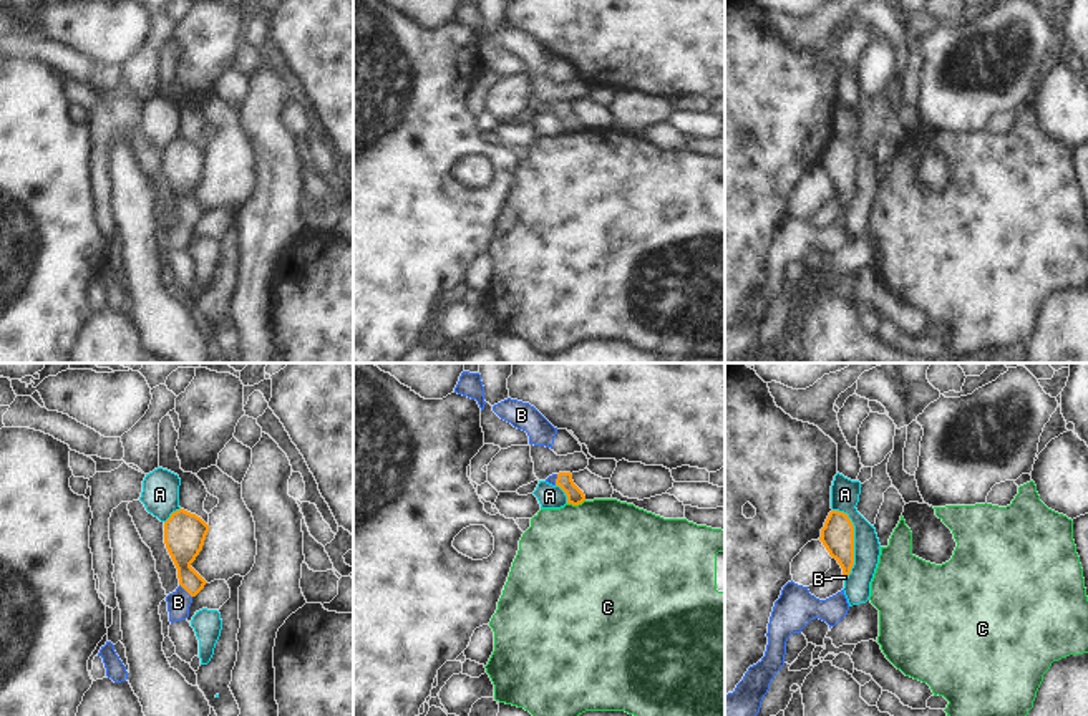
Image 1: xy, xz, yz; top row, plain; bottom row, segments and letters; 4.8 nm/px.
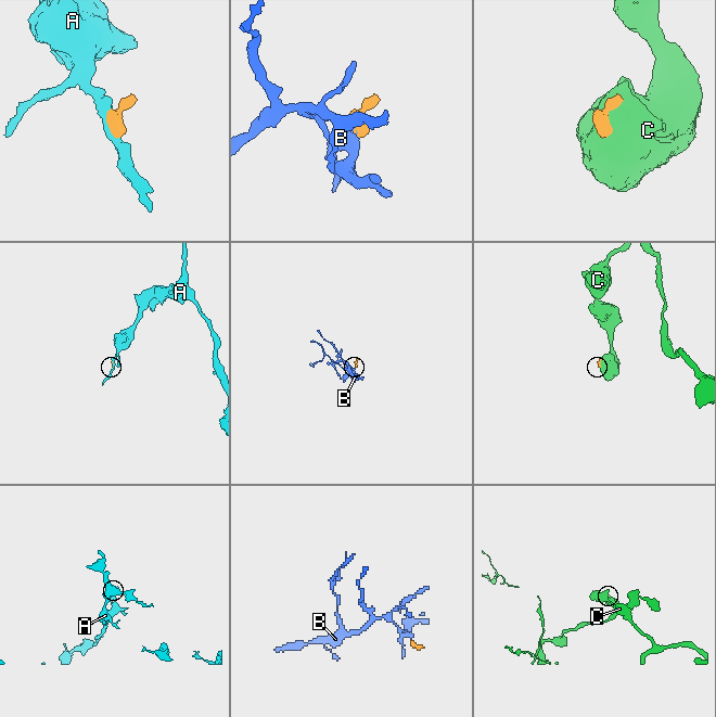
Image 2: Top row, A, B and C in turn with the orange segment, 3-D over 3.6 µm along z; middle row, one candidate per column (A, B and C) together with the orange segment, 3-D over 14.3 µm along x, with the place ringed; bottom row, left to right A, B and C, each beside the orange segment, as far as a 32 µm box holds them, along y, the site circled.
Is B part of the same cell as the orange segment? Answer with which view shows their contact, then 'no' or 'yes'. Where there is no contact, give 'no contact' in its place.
contact in xy; yes

